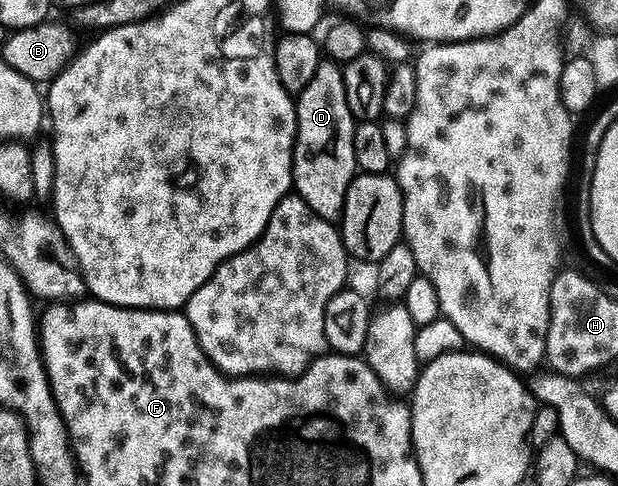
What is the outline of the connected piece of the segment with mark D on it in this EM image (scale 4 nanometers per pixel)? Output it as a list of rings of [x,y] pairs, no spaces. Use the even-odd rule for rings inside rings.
[[[321,60],[314,77],[302,88],[302,92],[295,95],[296,104],[296,139],[292,153],[292,185],[295,193],[319,218],[335,223],[340,217],[346,188],[350,188],[352,179],[356,177],[356,161],[354,160],[354,128],[356,119],[350,112],[350,104],[346,104],[346,84],[344,71],[337,63],[331,60]]]

